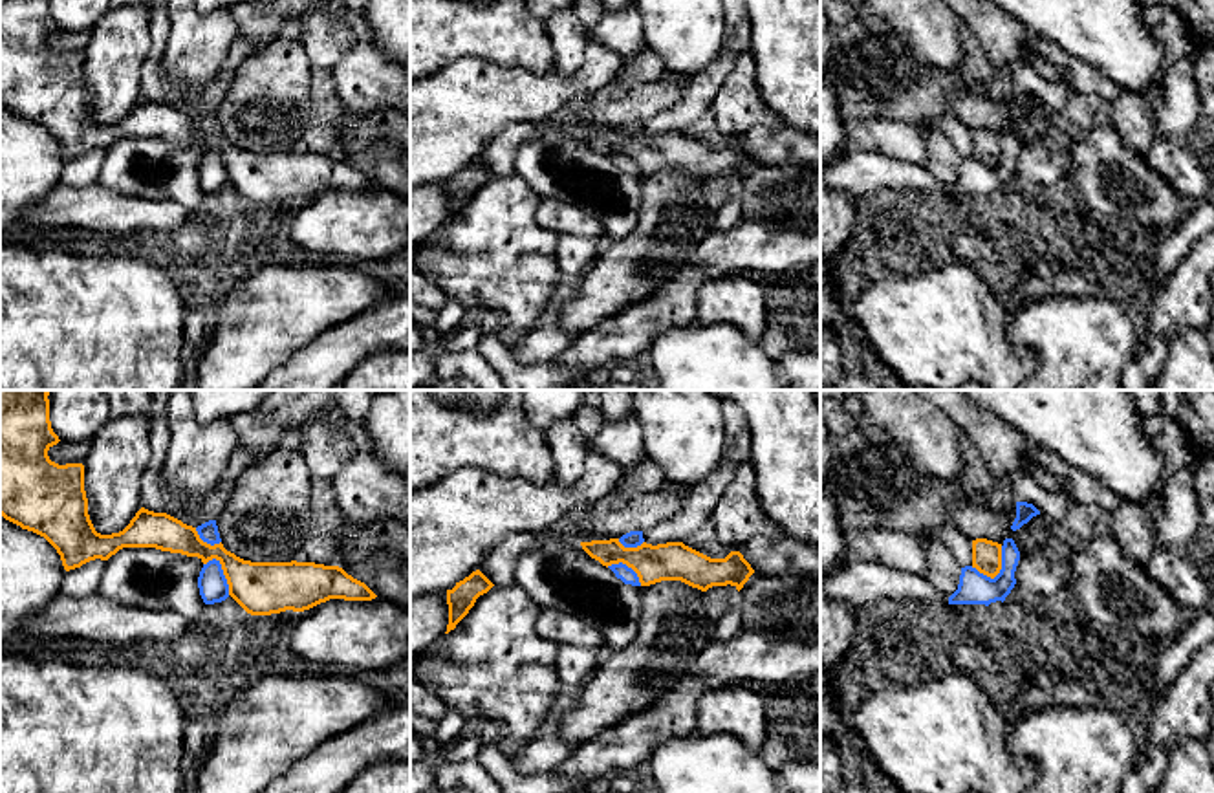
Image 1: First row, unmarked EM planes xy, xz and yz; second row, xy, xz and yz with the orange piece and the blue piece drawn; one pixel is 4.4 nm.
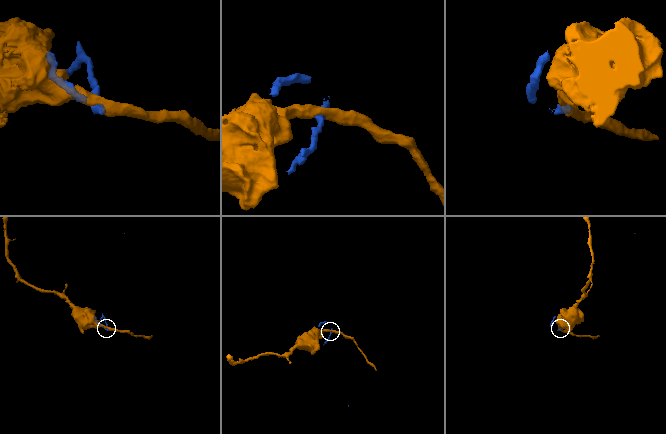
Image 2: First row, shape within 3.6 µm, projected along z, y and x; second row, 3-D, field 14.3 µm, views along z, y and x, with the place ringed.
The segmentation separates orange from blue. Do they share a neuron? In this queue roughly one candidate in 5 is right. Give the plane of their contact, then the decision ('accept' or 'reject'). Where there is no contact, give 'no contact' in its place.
meets orange in yz; reject

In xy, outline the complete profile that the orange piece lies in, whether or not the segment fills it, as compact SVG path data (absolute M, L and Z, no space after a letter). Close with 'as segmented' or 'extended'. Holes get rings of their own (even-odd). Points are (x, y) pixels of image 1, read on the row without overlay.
M0 0L0 104L44 126L60 145L66 161L101 148L108 150L123 137L156 137L198 147L203 154L216 148L229 174L229 185L251 205L271 205L286 200L304 201L330 189L372 190L377 185L339 156L315 152L251 152L227 141L223 134L207 134L196 117L167 104L141 97L130 114L112 125L95 121L88 104L84 55L59 55L48 40L60 29L51 18L49 0Z; as segmented

